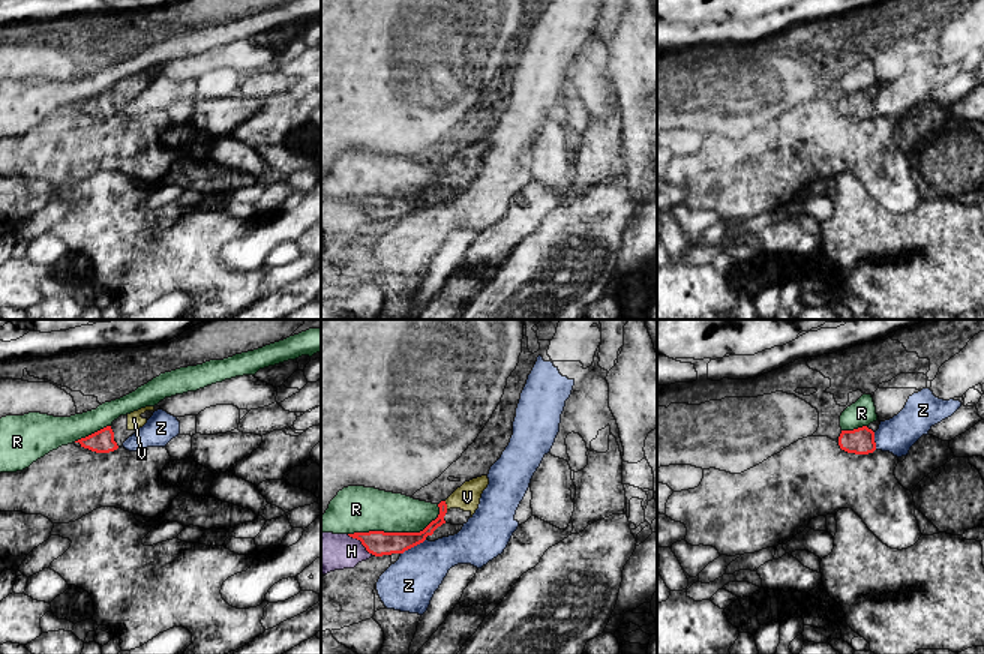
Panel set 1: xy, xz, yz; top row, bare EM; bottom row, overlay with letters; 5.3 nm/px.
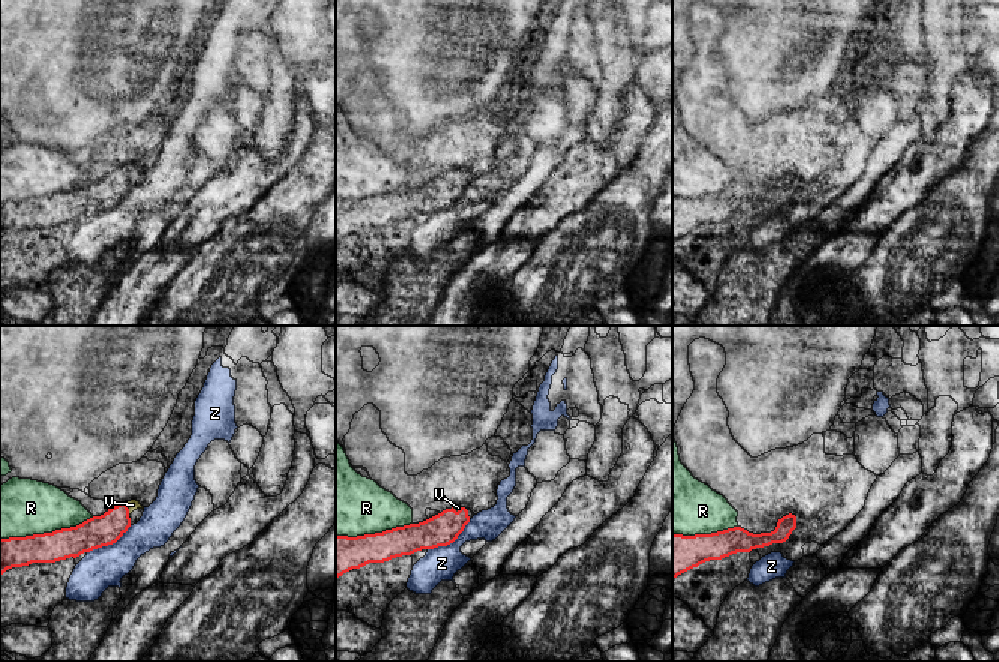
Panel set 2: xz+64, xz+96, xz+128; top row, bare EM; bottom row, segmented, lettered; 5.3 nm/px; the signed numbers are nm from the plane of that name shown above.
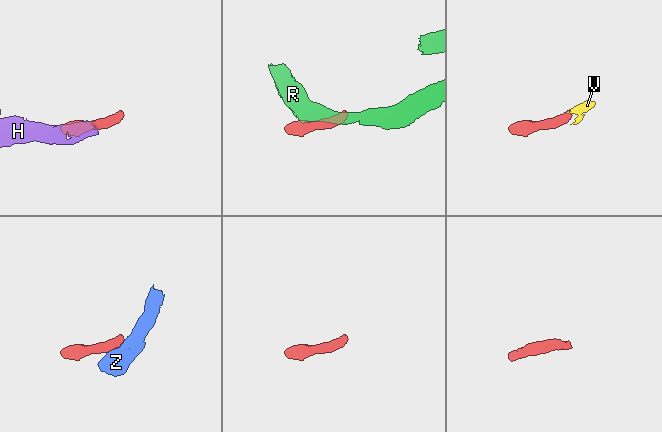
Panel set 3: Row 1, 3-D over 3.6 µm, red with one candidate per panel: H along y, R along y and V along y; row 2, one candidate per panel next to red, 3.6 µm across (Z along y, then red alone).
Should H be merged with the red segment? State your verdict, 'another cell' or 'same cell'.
another cell

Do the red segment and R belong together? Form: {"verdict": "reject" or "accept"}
{"verdict": "reject"}

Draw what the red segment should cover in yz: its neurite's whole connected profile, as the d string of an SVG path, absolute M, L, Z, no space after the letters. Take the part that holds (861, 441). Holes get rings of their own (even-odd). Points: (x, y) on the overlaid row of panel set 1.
M867 426L842 430L838 436L838 446L842 450L855 454L868 454L876 450L874 432Z

